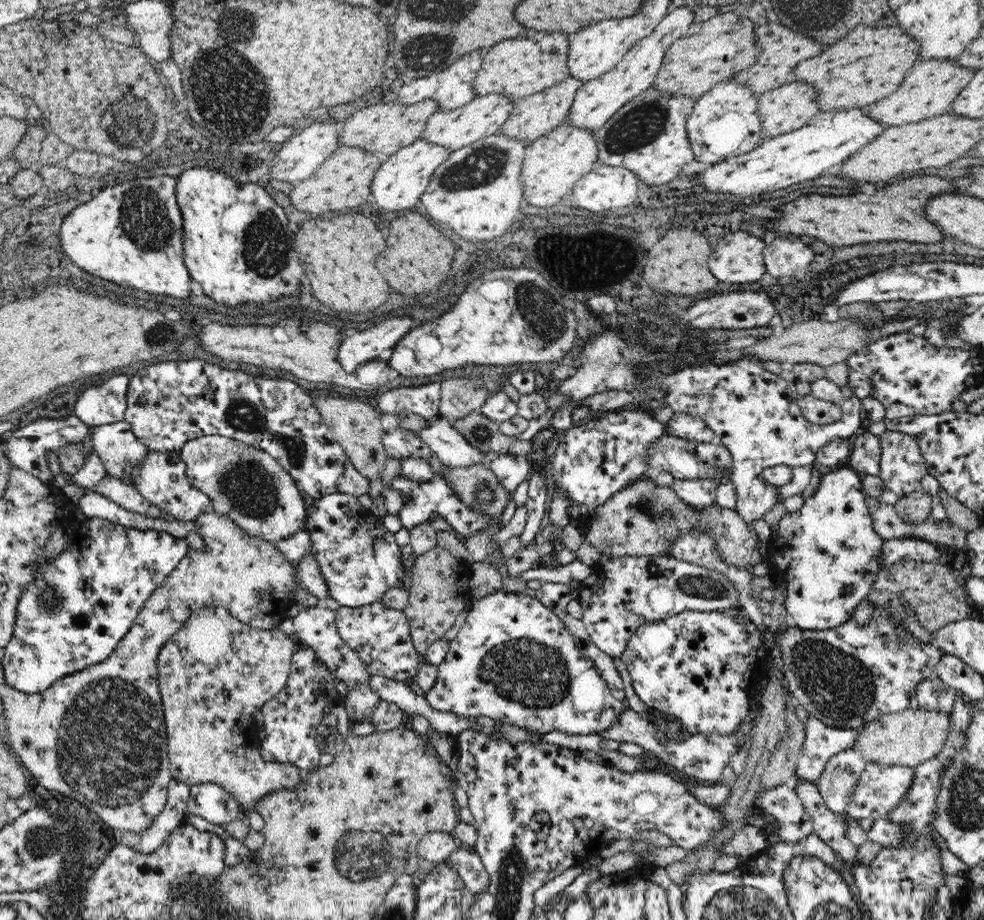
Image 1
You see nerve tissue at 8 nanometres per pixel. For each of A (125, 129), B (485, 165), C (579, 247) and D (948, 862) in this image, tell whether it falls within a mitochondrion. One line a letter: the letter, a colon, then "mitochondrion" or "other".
A: mitochondrion
B: mitochondrion
C: other
D: other

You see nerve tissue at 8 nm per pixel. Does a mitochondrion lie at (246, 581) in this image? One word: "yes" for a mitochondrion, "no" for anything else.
no

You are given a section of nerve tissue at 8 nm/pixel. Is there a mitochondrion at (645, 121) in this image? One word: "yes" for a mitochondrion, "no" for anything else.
yes

